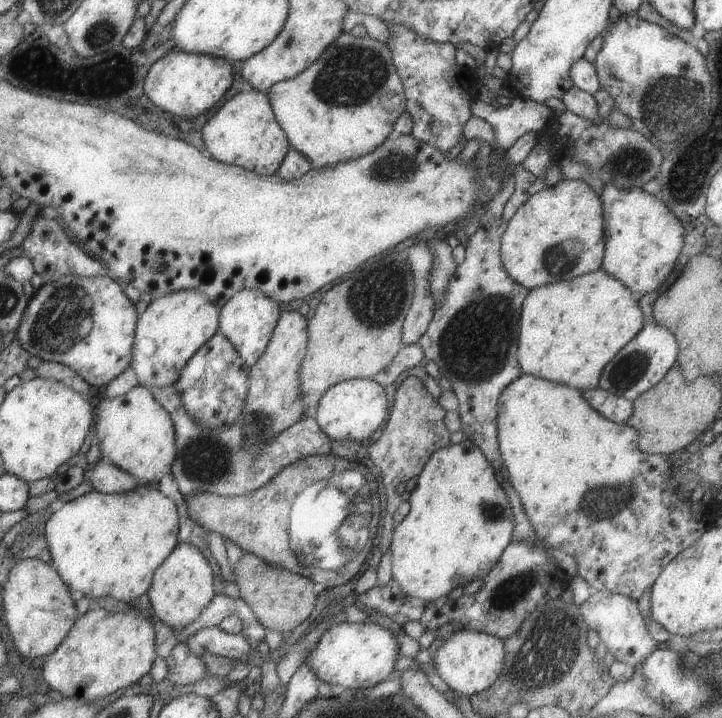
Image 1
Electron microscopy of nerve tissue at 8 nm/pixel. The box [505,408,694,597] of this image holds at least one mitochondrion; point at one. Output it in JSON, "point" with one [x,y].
{"point":[598,502]}

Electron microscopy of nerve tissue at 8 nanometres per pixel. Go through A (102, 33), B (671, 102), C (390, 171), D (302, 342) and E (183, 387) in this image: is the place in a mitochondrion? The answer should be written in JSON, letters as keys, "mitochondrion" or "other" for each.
{"A":"mitochondrion","B":"mitochondrion","C":"mitochondrion","D":"other","E":"other"}

